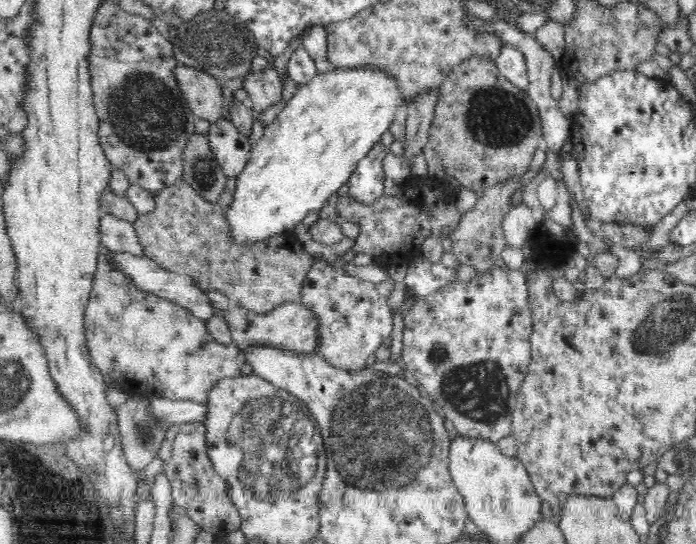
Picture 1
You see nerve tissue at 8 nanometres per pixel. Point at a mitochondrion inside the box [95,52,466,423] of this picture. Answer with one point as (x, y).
(146, 113)

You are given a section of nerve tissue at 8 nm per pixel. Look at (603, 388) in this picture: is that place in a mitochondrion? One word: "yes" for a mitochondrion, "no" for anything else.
no

